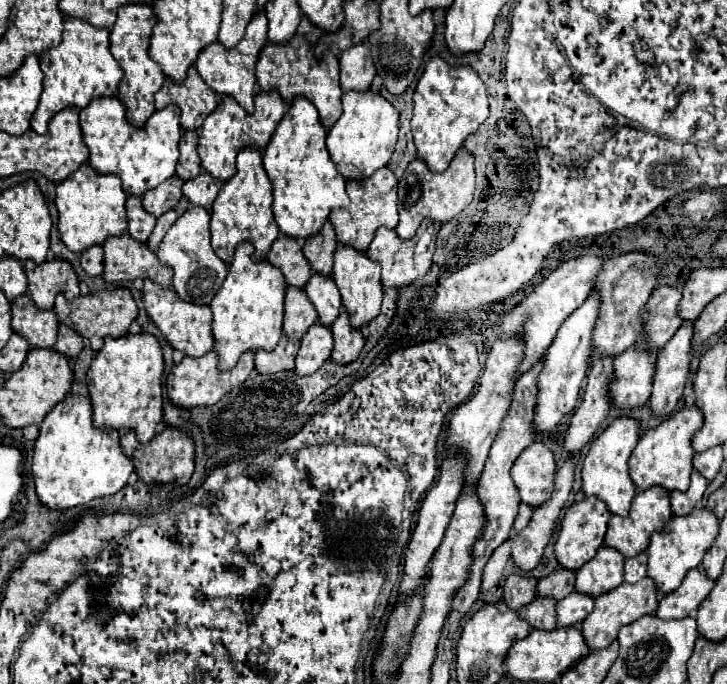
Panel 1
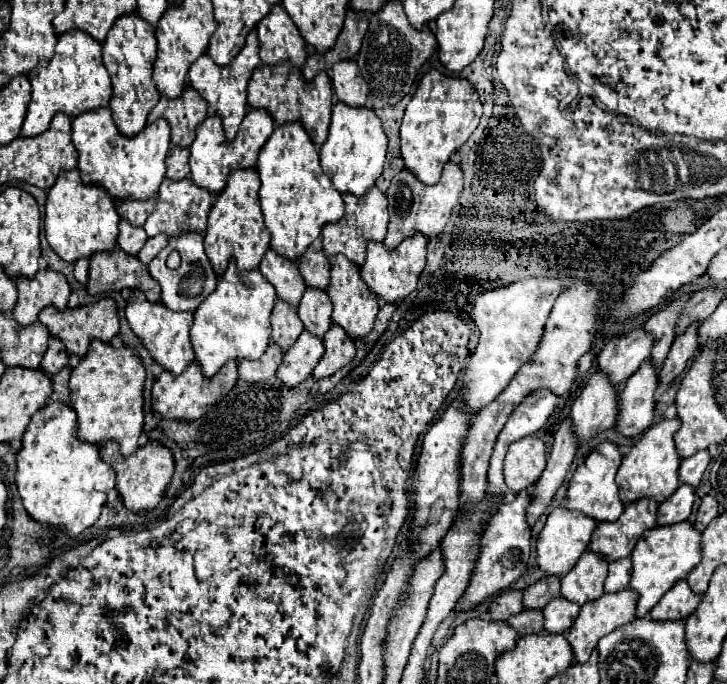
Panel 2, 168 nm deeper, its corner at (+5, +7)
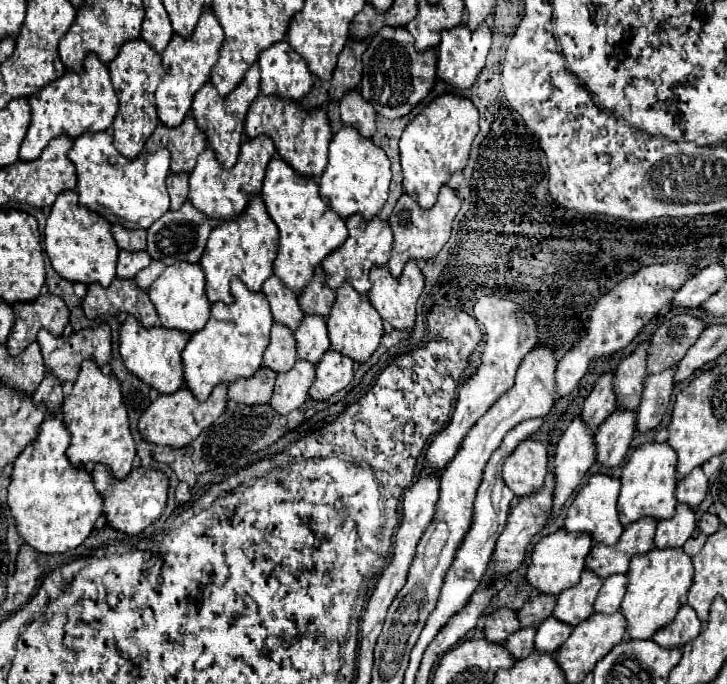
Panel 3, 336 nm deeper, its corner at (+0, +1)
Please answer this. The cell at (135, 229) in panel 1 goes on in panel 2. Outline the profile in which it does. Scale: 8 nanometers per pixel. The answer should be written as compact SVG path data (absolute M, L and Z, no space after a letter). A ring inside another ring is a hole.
M120 221L120 235L118 235L118 249L122 249L128 255L138 255L138 251L144 247L148 235L140 227L132 227L132 223Z

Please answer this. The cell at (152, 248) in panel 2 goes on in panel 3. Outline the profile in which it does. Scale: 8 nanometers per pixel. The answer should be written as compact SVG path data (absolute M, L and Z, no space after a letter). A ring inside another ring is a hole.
M151 261L149 267L141 269L141 273L137 273L135 283L137 283L141 289L149 289L149 285L163 273L163 269L165 269L165 263L163 263L163 261Z

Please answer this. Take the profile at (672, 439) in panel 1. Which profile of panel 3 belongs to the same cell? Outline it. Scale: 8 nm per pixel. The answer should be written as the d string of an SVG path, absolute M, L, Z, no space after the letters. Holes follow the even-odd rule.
M645 443L637 447L621 471L621 493L619 493L619 503L617 503L621 523L629 525L645 515L655 517L655 519L673 517L675 505L677 505L677 499L673 497L675 487L677 487L677 453L673 453L673 447L667 443Z

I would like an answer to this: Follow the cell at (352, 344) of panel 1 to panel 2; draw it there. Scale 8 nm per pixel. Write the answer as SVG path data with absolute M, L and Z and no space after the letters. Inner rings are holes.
M332 325L328 329L328 333L324 335L324 349L326 349L324 355L322 355L320 363L314 369L314 377L316 379L334 375L338 369L348 365L354 359L354 355L356 355L354 341L348 339L346 331L342 331L336 325Z

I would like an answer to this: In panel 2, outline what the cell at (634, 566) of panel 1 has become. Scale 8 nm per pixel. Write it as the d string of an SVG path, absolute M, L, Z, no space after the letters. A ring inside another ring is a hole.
M618 559L616 563L608 565L608 577L604 581L604 593L616 593L616 591L624 591L628 587L628 579L630 579L630 559Z

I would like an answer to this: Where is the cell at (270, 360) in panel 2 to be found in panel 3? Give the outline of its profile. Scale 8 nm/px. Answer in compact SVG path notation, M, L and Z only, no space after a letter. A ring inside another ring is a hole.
M259 369L253 377L241 379L229 385L229 399L245 405L255 405L255 403L267 403L271 399L273 387L275 387L275 377L271 369Z

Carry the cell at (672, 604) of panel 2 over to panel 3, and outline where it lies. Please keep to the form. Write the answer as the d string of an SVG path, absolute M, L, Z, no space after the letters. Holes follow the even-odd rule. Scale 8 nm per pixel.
M681 605L677 617L665 629L659 629L651 639L661 647L683 647L689 639L695 639L699 631L701 621L697 619L695 609L689 605Z

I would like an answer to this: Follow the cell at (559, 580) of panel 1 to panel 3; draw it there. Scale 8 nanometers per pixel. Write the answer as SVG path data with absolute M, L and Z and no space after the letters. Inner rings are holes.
M535 593L525 605L523 609L517 613L521 627L537 627L541 621L545 621L547 617L553 615L557 597L555 595L547 595L547 593Z

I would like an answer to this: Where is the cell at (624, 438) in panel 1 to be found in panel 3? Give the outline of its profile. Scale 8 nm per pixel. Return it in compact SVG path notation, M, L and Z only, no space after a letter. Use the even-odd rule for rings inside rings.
M593 473L593 477L589 479L589 483L579 489L579 493L575 495L571 507L567 509L565 529L567 531L587 531L587 533L591 533L591 537L595 541L601 541L605 545L615 545L617 539L621 537L623 529L625 529L619 523L619 517L617 517L619 485L621 485L621 481L617 477L613 477L613 475Z

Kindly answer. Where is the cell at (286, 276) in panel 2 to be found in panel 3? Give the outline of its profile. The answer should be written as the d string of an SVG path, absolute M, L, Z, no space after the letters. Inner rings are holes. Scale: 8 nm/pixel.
M275 273L263 283L263 289L265 297L269 299L271 303L271 313L273 313L273 319L277 323L283 323L287 325L289 329L297 329L301 319L303 319L303 311L299 307L299 301L297 301L297 295L287 287L283 285L283 281L279 281L275 277Z

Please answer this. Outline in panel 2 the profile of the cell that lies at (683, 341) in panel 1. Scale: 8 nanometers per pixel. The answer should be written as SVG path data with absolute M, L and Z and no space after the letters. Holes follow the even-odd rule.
M644 361L644 365L626 381L620 393L620 411L616 419L616 431L624 437L642 435L654 419L654 395L658 389L656 369Z

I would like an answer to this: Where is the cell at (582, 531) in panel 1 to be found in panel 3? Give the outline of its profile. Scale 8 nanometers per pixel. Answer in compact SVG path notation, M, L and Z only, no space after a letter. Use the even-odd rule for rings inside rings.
M559 529L545 535L533 549L531 565L527 569L527 581L533 585L533 589L553 595L559 595L561 591L577 585L581 571L585 569L585 557L591 551L591 545L593 539L589 537L589 533L569 533L567 529Z

